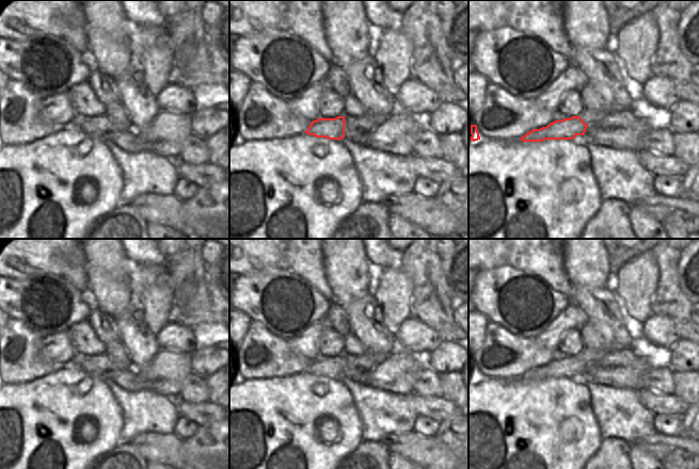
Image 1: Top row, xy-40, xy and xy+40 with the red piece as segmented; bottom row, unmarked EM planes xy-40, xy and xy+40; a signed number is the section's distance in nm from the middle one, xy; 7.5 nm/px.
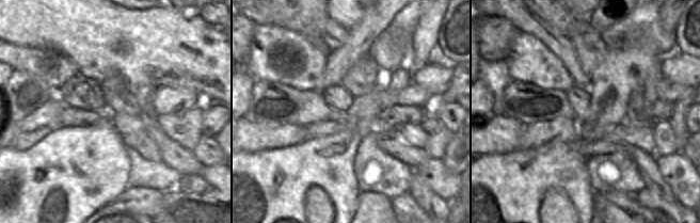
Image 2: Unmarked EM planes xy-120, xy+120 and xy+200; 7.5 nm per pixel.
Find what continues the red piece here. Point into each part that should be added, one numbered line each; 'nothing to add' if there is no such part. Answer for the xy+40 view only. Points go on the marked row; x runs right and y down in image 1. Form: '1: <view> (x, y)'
1: xy+40 (590, 117)

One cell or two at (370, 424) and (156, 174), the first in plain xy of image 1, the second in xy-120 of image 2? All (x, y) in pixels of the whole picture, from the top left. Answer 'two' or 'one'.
one

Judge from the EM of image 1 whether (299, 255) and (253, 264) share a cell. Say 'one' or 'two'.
two

